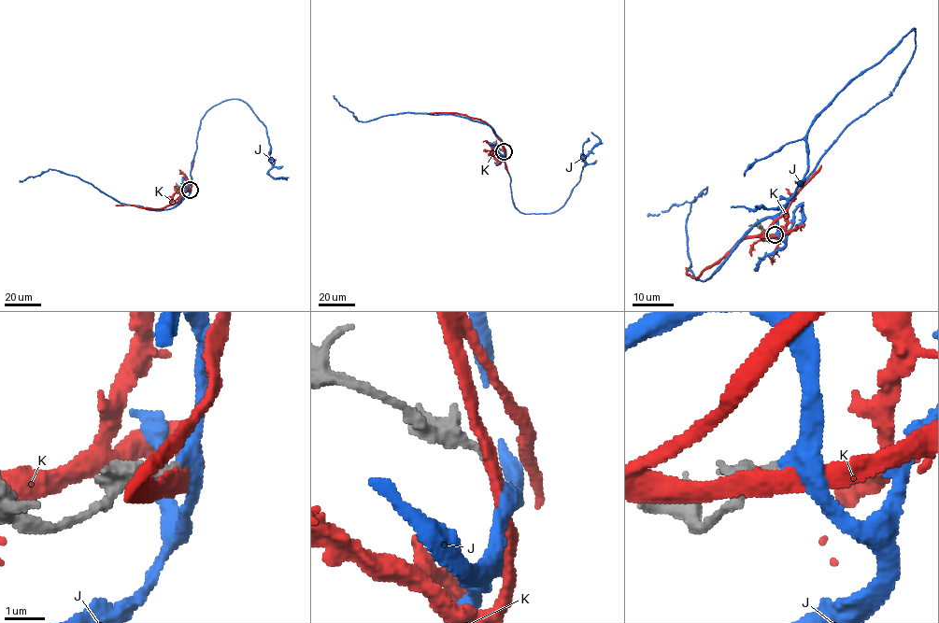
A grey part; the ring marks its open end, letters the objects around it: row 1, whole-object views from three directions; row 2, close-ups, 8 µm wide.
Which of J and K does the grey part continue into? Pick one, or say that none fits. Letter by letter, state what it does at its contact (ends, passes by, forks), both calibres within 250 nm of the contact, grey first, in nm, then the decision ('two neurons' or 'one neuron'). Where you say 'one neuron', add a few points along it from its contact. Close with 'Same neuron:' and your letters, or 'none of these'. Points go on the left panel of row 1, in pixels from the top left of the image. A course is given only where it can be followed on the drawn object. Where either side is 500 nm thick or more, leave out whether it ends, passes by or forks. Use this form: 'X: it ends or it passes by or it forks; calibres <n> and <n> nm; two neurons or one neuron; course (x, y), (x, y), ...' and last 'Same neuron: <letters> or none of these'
J: it passes by; calibres 200 and 320 nm; one neuron; course (190, 190), (200, 120), (225, 100), (244, 101), (266, 128), (272, 165), (268, 174), (285, 178), (277, 178)
K: it passes by; calibres 280 and 380 nm; two neurons
Same neuron: J

